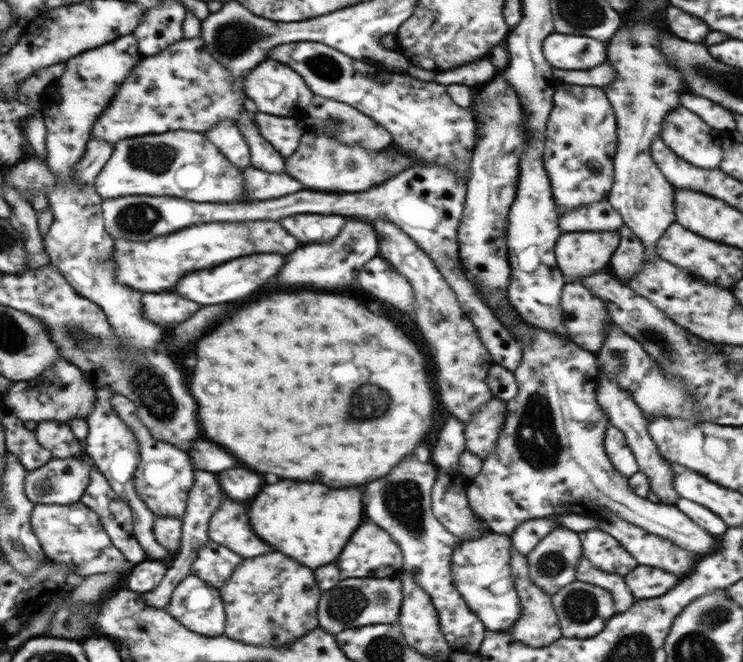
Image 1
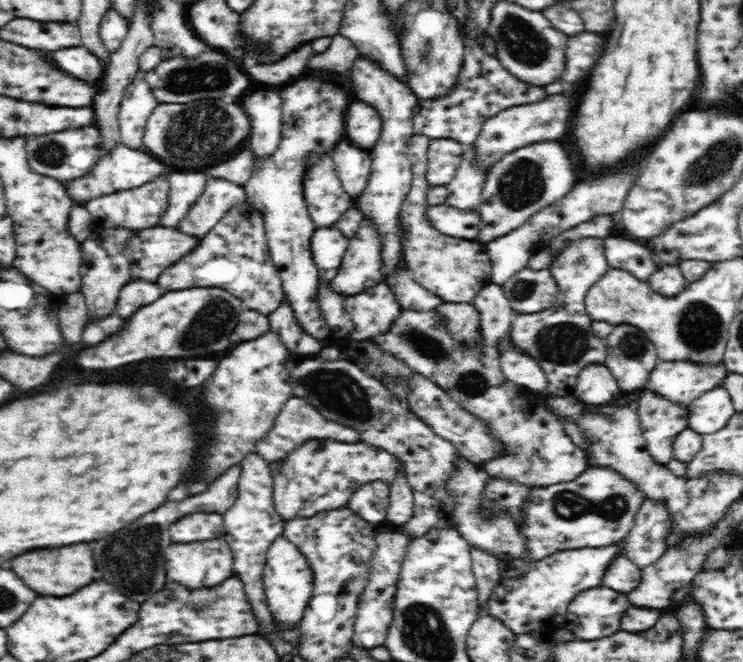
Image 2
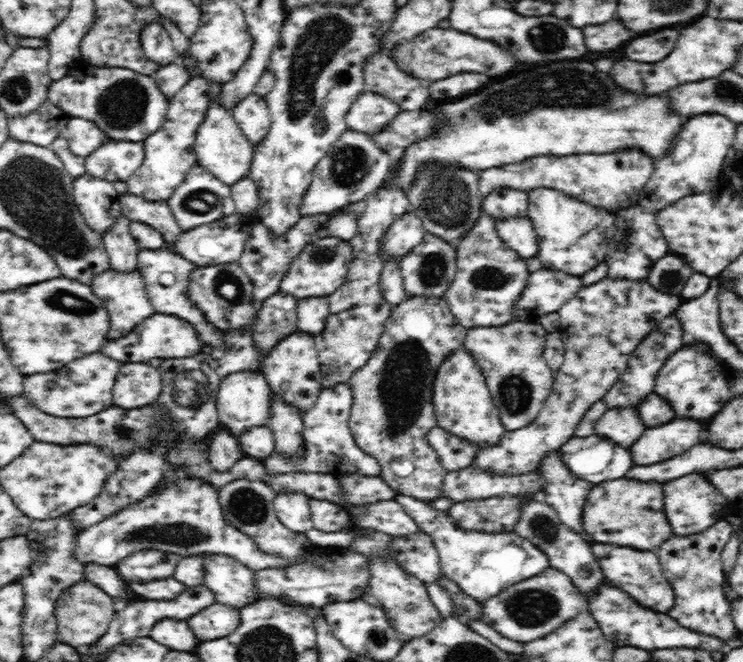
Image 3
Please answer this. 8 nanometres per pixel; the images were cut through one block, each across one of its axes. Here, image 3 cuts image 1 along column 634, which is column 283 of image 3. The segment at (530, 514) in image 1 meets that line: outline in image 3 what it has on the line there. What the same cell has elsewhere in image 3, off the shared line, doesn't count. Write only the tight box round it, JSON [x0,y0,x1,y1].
[273,492,314,534]

